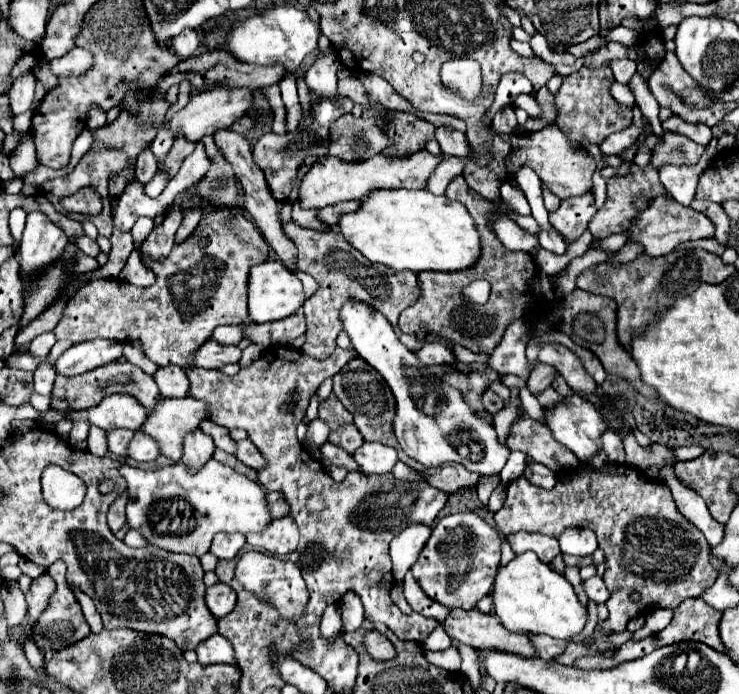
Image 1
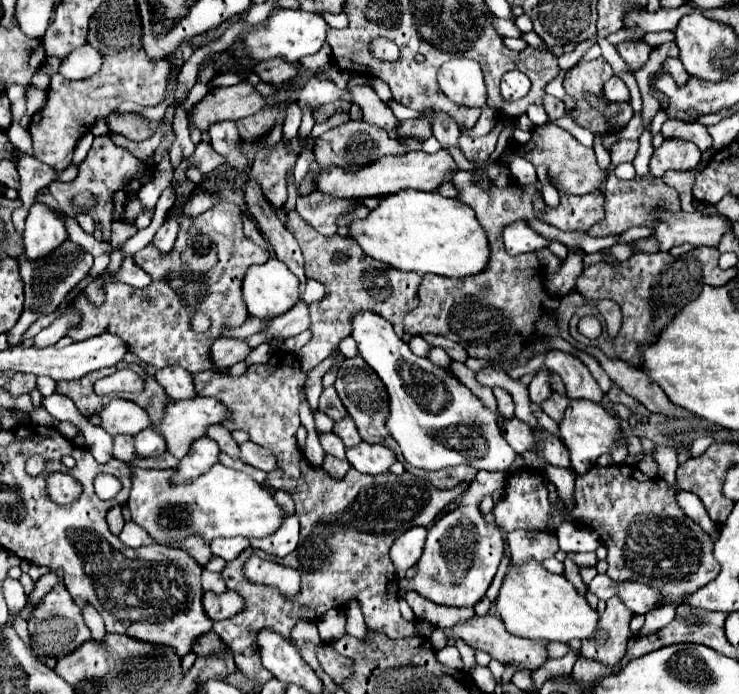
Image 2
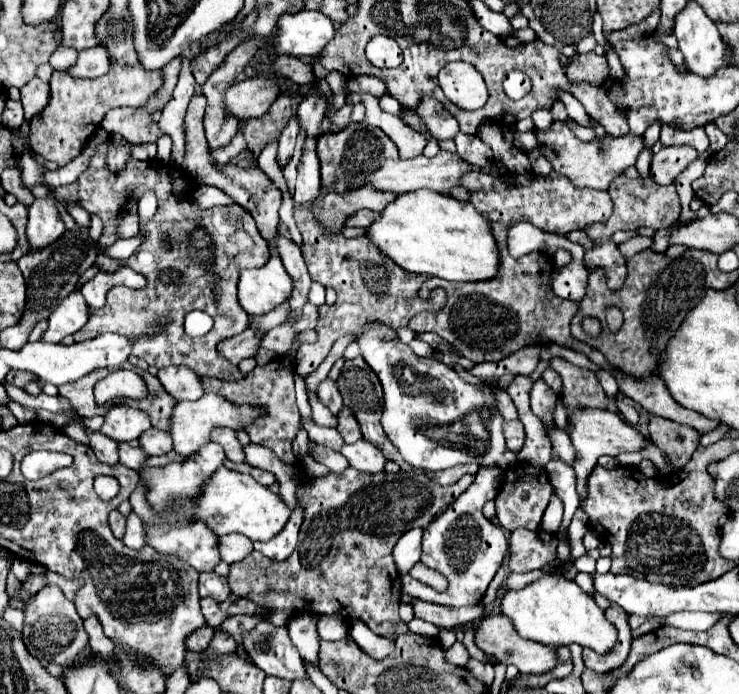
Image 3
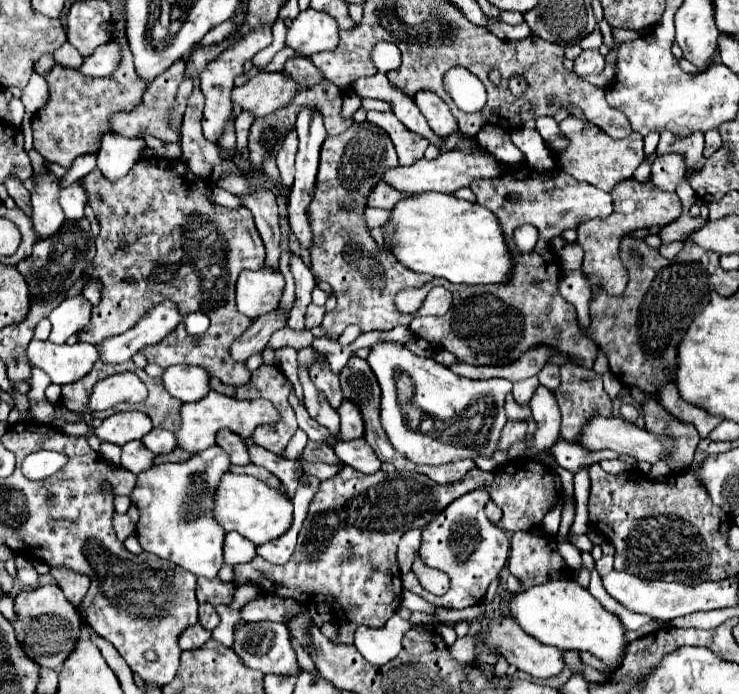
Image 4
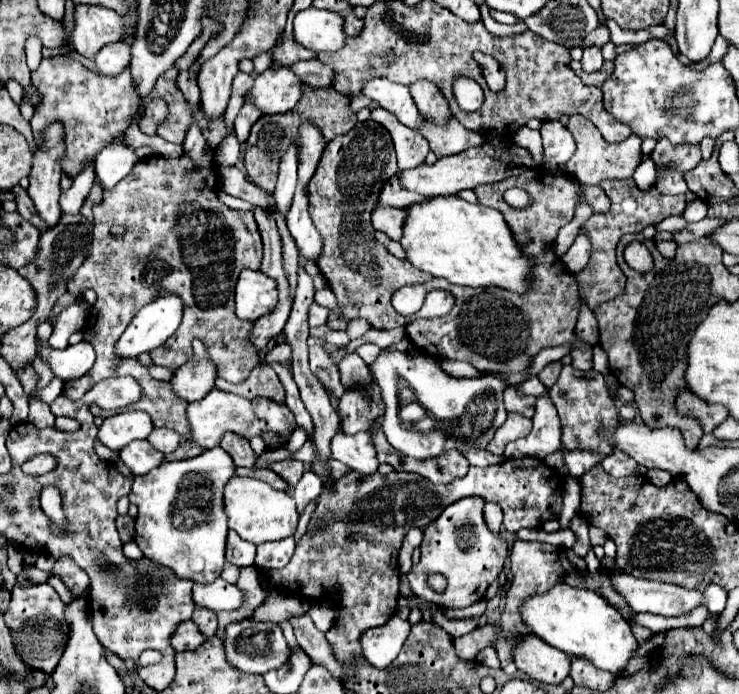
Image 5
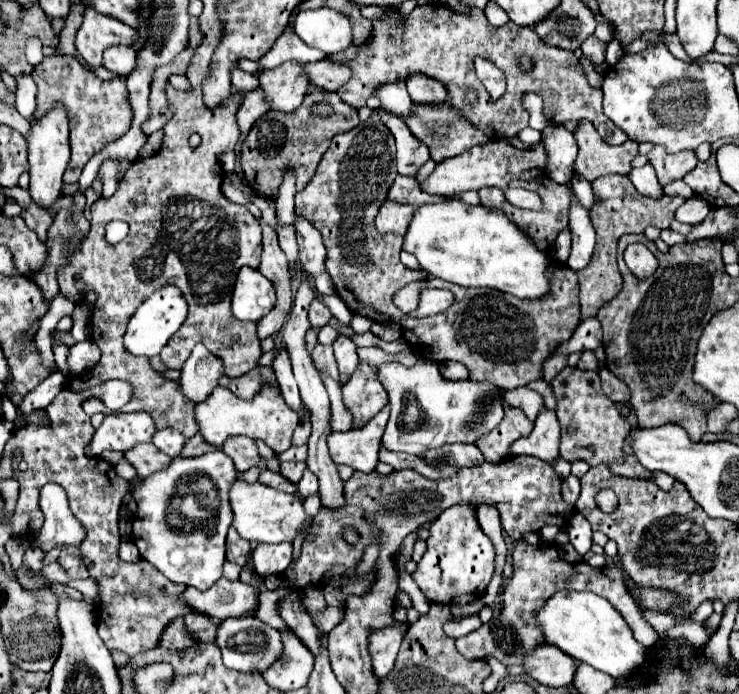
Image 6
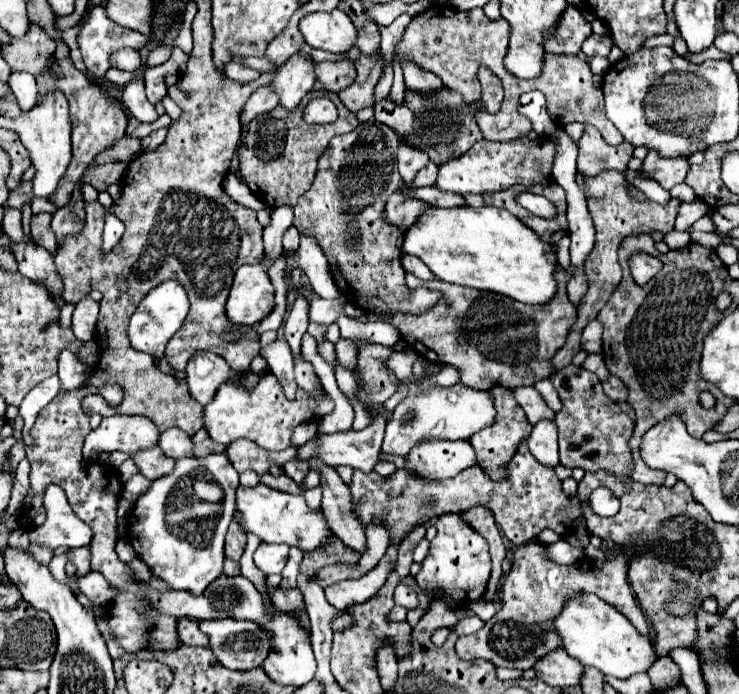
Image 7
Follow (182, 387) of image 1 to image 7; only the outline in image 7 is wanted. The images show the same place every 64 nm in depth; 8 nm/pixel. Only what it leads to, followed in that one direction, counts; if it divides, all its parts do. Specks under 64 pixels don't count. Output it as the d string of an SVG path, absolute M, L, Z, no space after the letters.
M198 350L188 360L188 366L186 366L188 392L200 404L208 404L216 394L218 386L224 384L224 380L238 378L238 376L240 374L232 372L222 356L216 356L206 350Z

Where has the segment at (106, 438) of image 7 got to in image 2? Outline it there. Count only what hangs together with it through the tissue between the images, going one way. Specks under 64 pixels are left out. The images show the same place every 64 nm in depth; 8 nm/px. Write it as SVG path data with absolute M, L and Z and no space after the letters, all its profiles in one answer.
M114 398L96 416L100 418L100 426L112 436L116 434L134 436L150 426L148 414L138 404L122 398Z

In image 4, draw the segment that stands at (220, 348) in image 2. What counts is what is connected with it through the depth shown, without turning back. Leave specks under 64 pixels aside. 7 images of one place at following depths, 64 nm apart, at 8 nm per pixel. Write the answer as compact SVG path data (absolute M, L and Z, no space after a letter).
M278 310L260 316L238 340L232 342L232 348L230 348L232 360L246 362L252 354L260 354L266 348L272 332L276 332L284 324L286 324L286 318Z

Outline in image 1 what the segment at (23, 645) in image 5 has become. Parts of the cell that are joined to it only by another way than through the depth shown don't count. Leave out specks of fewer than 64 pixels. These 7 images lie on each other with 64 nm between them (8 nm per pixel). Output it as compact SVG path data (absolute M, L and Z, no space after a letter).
M58 560L56 564L52 564L47 569L48 574L54 577L56 584L58 584L58 590L56 594L52 596L48 608L42 612L40 620L36 622L34 630L32 630L32 640L36 642L36 646L42 650L42 652L56 652L64 646L70 646L82 638L86 638L90 634L90 626L82 614L82 608L78 604L78 600L74 598L74 594L70 592L66 581L66 568L64 568L64 562Z

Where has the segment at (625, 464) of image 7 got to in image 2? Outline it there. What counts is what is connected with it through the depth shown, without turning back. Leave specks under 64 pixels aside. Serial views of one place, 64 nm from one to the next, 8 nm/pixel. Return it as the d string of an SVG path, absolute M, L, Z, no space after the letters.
M550 350L546 352L544 366L564 380L568 398L586 398L592 402L602 400L604 396L602 388L598 392L596 380L588 372L588 368L582 364L582 360L576 358L574 354L562 352L562 350Z

